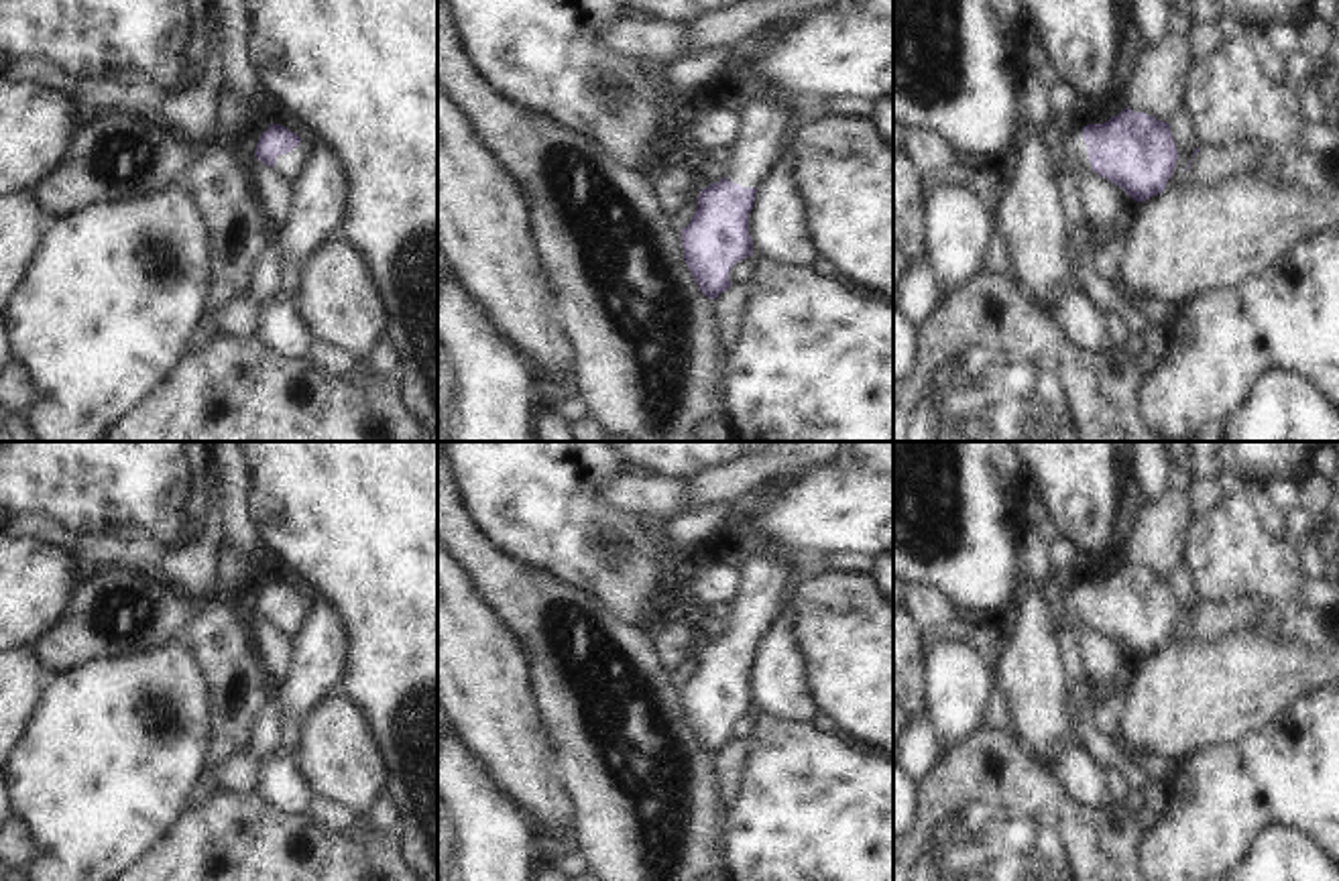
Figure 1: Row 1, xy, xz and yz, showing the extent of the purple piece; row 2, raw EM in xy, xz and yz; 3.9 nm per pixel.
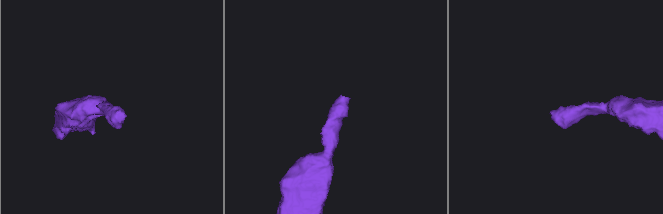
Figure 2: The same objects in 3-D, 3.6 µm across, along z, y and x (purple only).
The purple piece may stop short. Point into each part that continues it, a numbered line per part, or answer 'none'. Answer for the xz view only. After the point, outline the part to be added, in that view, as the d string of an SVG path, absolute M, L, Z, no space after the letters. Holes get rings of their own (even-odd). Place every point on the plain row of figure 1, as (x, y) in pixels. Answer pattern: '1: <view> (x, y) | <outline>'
1: xz (766, 578) | M759 545L741 568L741 584L731 600L731 614L724 619L726 635L757 645L785 610L794 582L788 555Z

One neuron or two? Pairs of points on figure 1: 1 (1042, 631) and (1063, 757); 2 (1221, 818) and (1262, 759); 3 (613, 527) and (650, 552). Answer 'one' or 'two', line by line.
1: two
2: one
3: one

